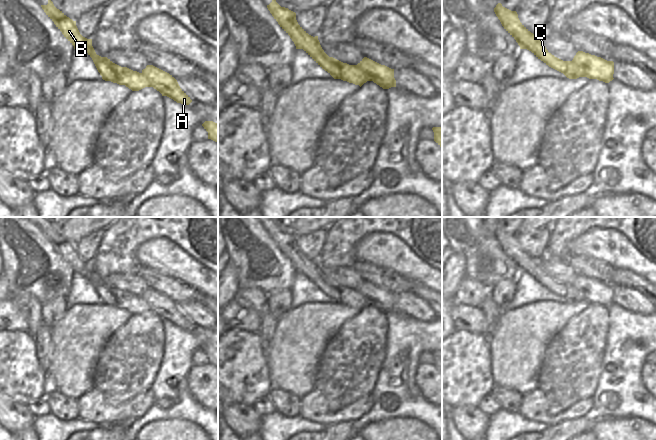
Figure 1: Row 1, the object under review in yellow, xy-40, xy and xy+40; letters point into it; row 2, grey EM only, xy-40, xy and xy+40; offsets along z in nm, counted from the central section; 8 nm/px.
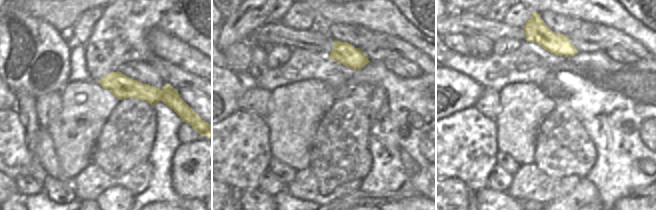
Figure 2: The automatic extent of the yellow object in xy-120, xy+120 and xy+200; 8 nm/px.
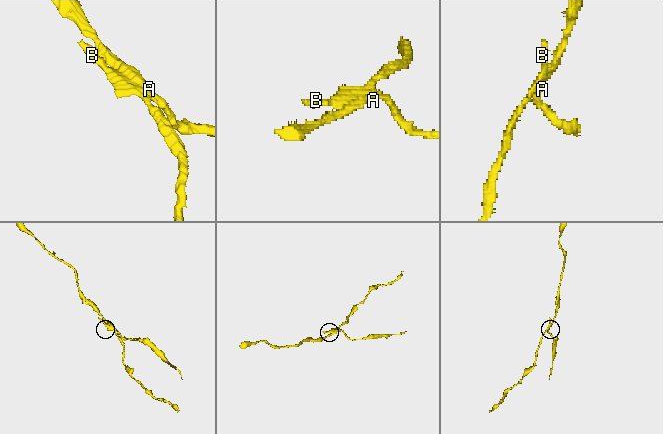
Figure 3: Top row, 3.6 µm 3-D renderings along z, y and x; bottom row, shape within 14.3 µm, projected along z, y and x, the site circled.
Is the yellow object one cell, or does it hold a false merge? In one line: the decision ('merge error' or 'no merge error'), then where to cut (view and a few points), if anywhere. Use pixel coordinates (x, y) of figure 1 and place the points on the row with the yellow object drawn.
merge error | xy (355, 65), (370, 80)

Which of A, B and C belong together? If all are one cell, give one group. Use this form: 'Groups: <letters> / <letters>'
Groups: A / B C.

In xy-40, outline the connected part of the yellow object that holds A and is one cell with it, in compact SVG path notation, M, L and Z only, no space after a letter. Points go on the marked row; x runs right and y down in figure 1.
M147 65L142 70L142 74L162 96L167 96L183 105L189 105L192 102L190 97L180 88L177 80L169 73L153 65Z

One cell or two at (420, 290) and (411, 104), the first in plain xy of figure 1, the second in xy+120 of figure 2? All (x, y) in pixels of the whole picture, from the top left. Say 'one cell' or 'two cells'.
two cells

